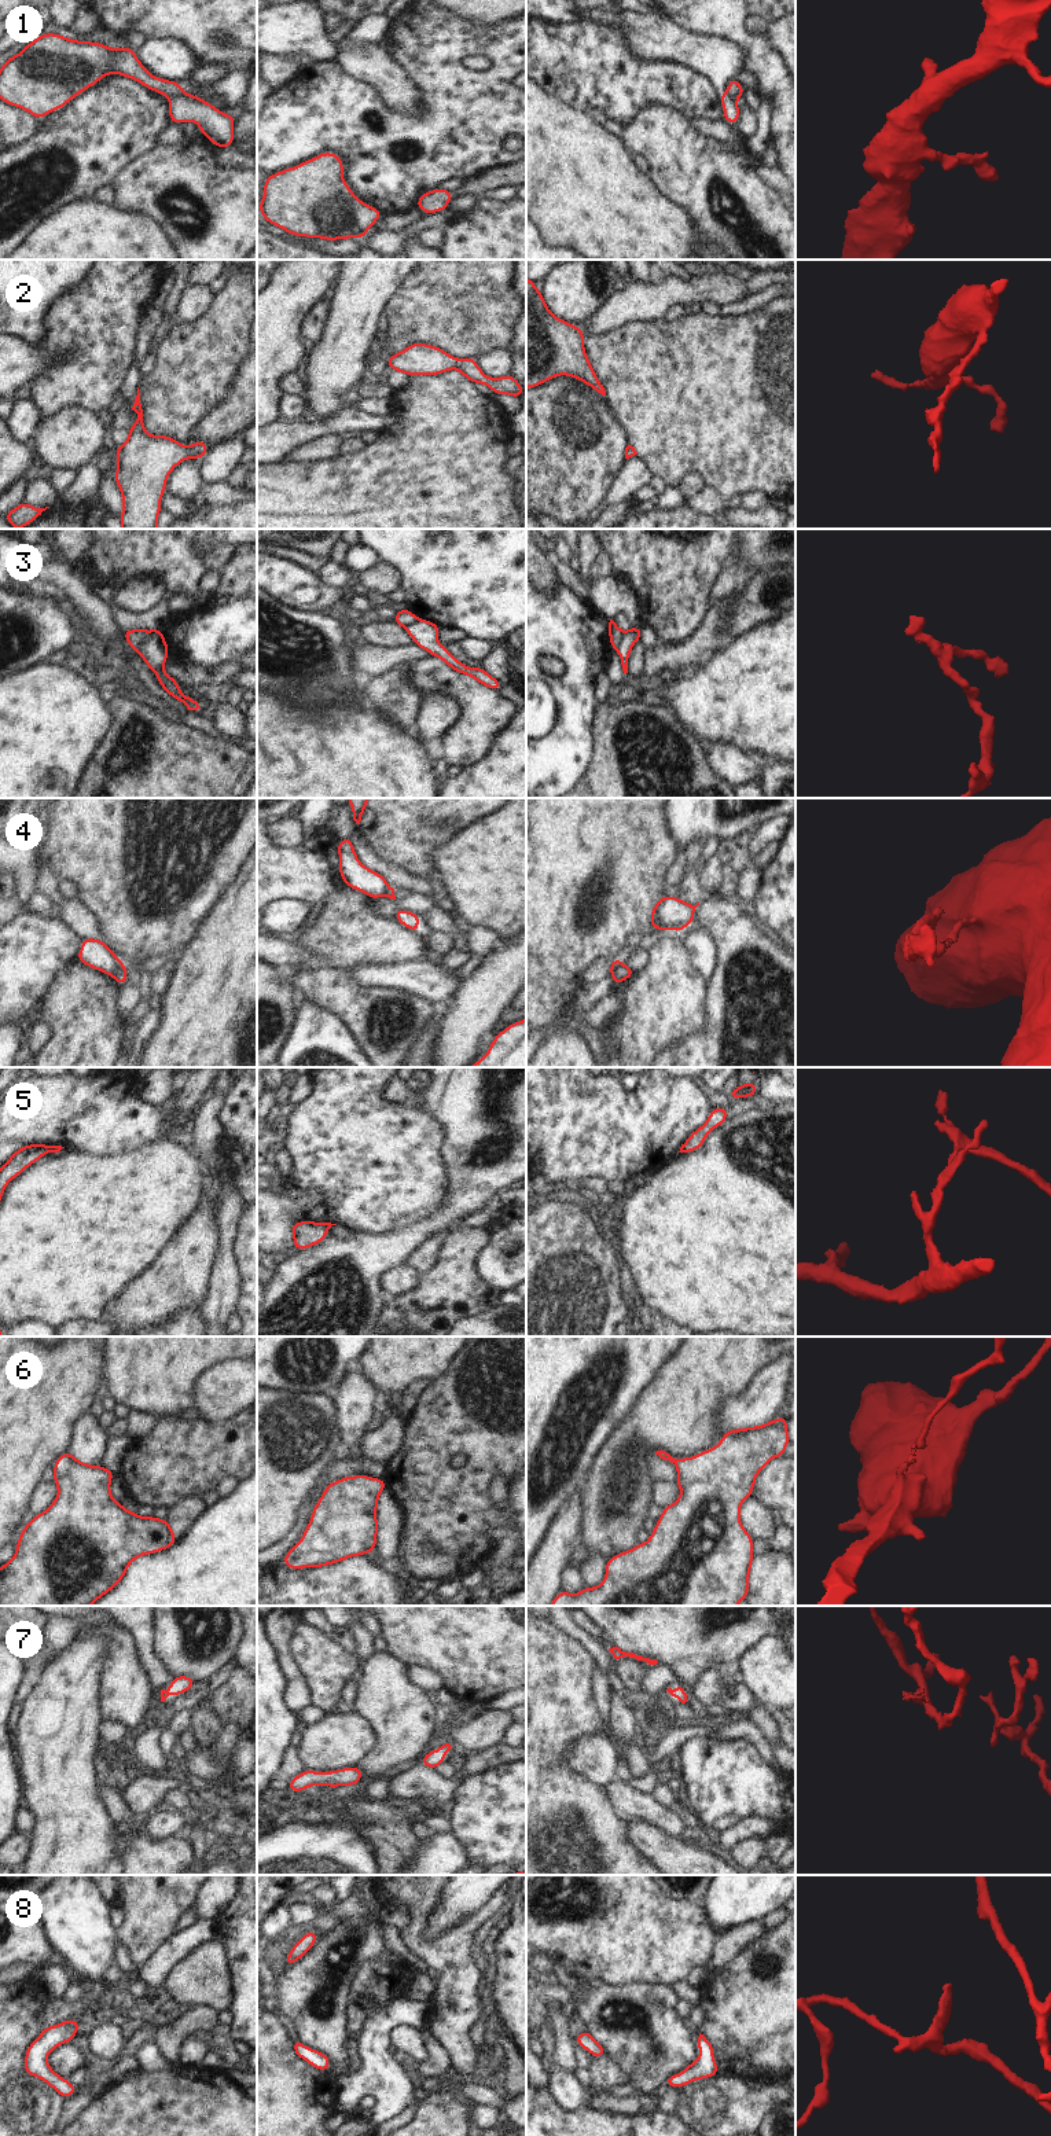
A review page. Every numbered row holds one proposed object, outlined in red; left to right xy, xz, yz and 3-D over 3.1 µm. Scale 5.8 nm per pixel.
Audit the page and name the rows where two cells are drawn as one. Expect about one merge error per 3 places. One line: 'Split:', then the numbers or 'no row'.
Split: 1, 3, 4, 5.

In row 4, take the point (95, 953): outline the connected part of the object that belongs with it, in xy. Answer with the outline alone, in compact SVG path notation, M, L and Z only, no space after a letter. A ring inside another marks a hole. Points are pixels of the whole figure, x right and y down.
M82 938L77 960L109 977L113 977L115 967L121 962L107 944L96 938Z

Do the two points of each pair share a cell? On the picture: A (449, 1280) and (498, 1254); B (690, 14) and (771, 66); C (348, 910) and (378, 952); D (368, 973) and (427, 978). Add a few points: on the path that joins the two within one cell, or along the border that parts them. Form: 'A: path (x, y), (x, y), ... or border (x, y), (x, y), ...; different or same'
A: border (488, 1236), (476, 1260), (476, 1271), (496, 1291); different
B: path (710, 14), (720, 14), (752, 46); same
C: path (349, 921), (368, 941); same
D: path (383, 975), (412, 977); same

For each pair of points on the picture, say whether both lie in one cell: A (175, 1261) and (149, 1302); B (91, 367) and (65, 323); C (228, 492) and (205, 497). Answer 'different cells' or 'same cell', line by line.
A: same cell
B: same cell
C: same cell

